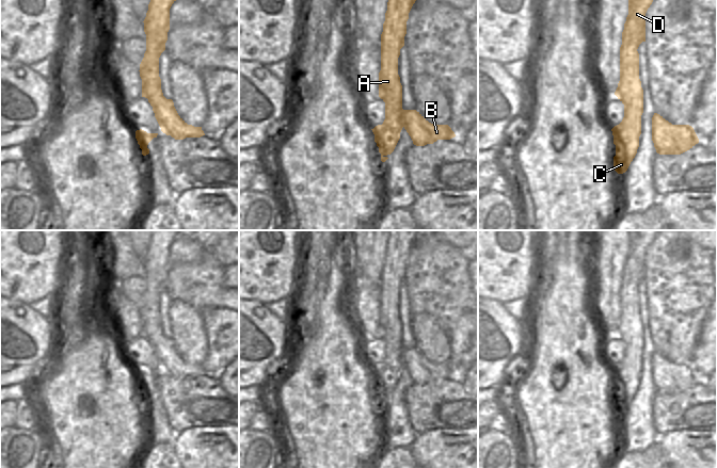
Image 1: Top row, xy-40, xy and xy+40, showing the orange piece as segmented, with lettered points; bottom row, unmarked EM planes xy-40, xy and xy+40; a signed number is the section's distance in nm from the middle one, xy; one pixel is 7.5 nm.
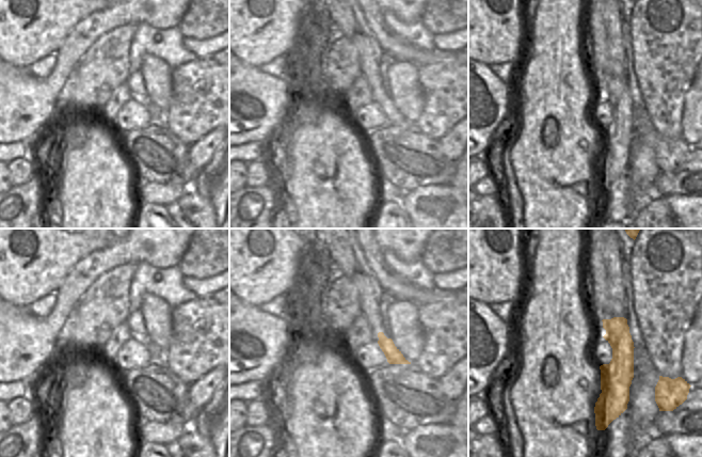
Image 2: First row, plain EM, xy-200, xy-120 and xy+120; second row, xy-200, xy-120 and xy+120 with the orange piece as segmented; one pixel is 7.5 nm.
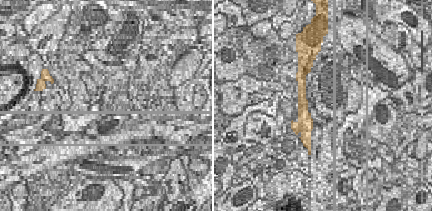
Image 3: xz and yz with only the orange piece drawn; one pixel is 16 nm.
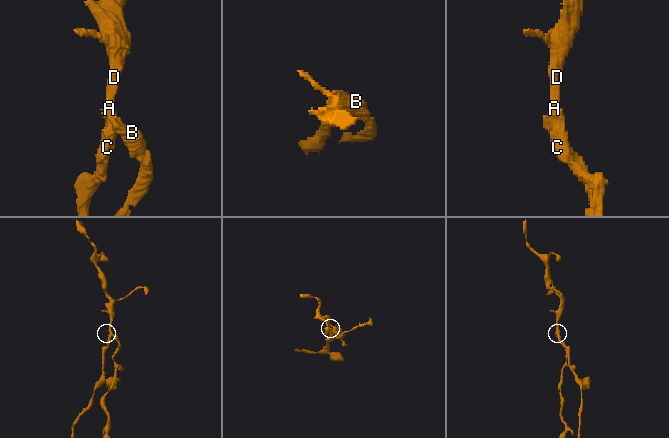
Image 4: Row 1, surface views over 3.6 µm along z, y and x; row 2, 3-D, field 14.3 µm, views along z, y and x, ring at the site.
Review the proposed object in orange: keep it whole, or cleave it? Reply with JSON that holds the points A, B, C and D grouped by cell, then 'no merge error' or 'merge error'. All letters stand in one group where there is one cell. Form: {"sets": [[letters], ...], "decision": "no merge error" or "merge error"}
{"sets": [["A", "C", "D"], ["B"]], "decision": "merge error"}

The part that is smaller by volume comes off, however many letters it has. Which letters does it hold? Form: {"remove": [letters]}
{"remove": ["B"]}

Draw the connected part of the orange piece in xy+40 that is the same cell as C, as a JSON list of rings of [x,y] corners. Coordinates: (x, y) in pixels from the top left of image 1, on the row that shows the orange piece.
[[[628,0],[628,15],[620,47],[620,81],[615,95],[624,104],[624,117],[611,131],[616,156],[614,168],[618,174],[627,171],[639,147],[643,90],[639,79],[639,45],[646,42],[646,13],[653,0]]]

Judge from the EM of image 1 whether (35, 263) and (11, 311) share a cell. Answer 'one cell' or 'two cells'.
two cells

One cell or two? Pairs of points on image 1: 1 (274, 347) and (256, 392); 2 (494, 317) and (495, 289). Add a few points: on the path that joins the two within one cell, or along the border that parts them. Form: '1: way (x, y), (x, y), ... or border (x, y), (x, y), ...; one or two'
1: border (263, 386), (250, 387); two
2: border (489, 299), (494, 299), (502, 304); two

